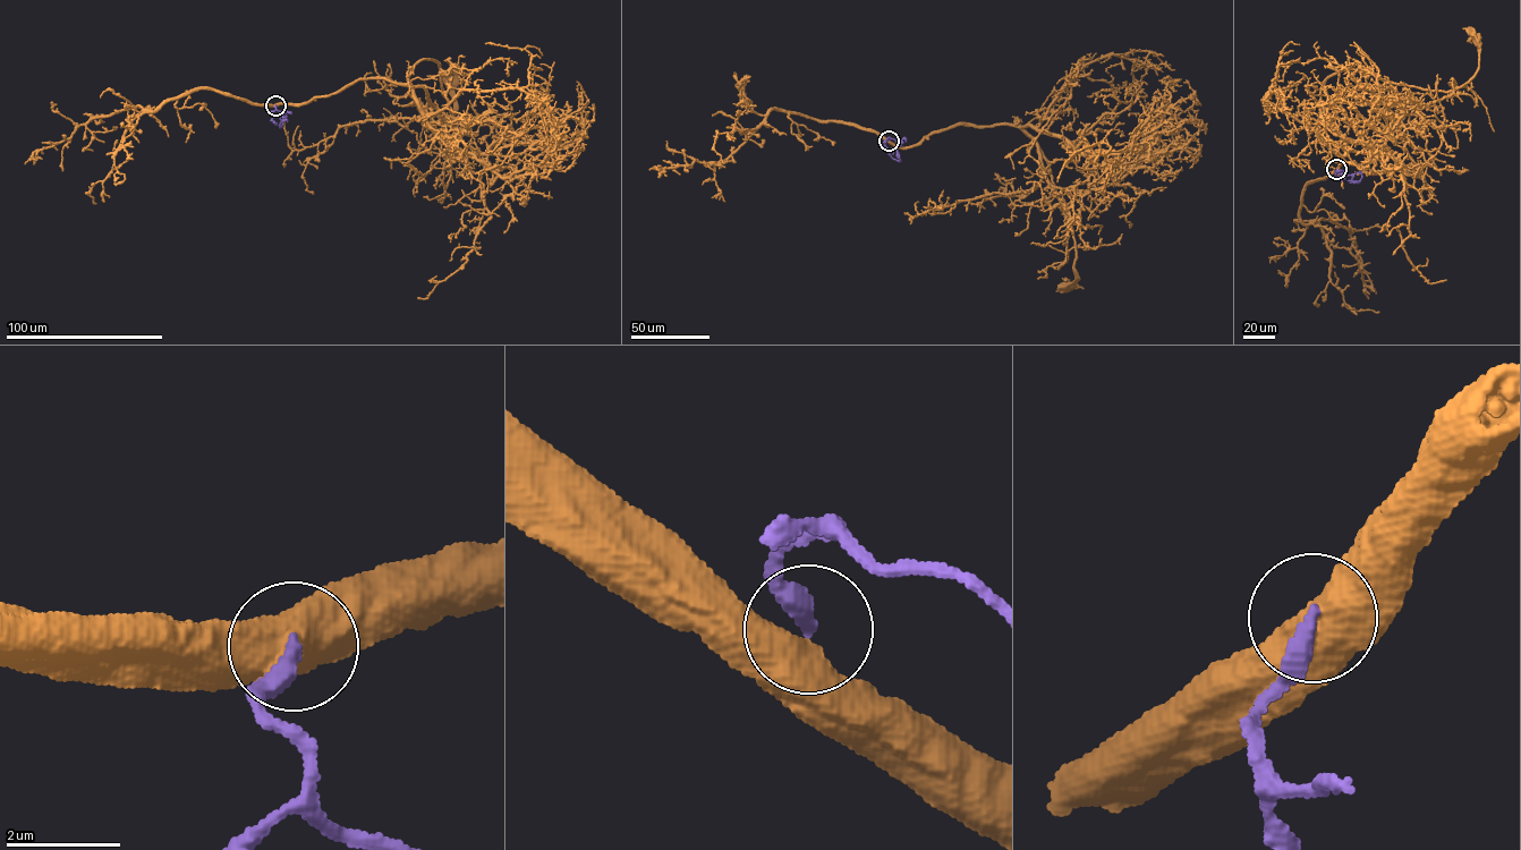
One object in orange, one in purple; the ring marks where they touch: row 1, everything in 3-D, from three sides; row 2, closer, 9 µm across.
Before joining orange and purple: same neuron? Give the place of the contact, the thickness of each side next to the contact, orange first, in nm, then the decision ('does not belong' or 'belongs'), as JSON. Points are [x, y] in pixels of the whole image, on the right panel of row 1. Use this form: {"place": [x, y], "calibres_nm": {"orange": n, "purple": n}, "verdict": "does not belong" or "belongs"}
{"place": [1336, 169], "calibres_nm": {"orange": 800, "purple": 320}, "verdict": "does not belong"}

